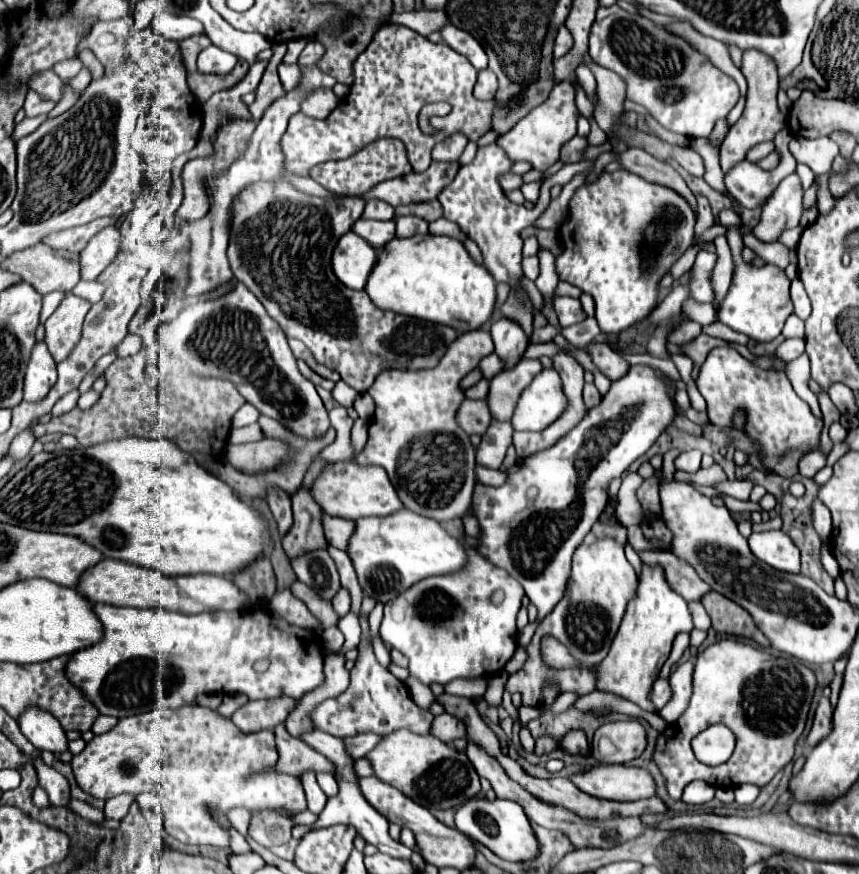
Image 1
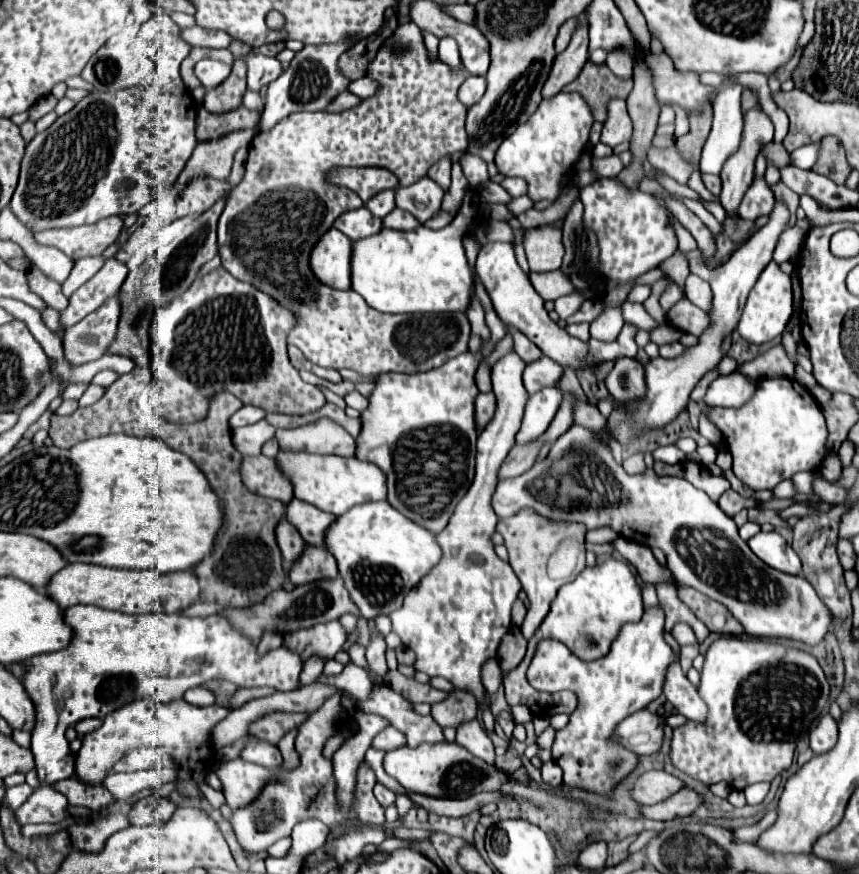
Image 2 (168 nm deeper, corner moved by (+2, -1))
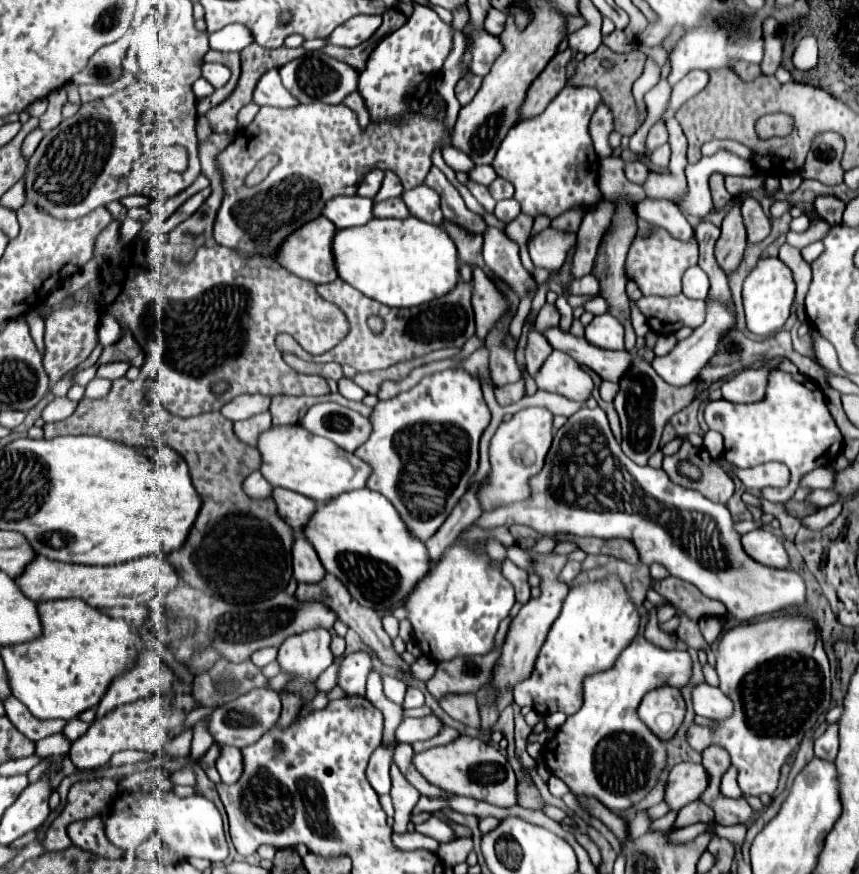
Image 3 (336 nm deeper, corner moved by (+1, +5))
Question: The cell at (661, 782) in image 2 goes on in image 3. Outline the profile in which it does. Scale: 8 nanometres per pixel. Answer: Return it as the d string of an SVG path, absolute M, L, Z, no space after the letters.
M682 762L670 770L666 784L666 802L672 810L680 810L686 804L698 800L708 788L708 772L702 764Z

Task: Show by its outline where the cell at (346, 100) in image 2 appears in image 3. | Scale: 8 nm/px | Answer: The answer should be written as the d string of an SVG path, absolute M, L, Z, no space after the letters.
M352 92L350 96L344 98L344 104L346 104L350 110L356 112L356 116L360 118L360 126L362 126L362 128L368 128L368 124L370 124L370 116L368 116L368 110L366 110L366 106L364 106L362 96L360 96L358 92Z

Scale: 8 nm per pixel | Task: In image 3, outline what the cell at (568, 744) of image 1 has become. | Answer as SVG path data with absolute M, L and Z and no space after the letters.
M636 636L632 640L632 644L620 654L620 658L616 660L616 664L610 670L592 674L584 680L582 708L576 714L568 716L564 722L564 728L560 726L556 730L554 738L548 740L542 748L542 760L544 760L546 768L554 776L564 780L566 786L574 794L594 796L602 804L606 804L608 808L612 808L616 812L624 812L624 810L632 808L658 784L660 774L668 762L668 752L666 752L664 740L660 740L658 736L648 732L646 724L642 724L638 720L638 712L636 712L638 704L644 698L644 694L650 692L652 688L658 688L662 684L682 688L682 686L690 684L690 678L692 678L692 660L690 660L688 652L682 652L682 650L668 652L668 650L662 650L662 648L650 644L644 636Z

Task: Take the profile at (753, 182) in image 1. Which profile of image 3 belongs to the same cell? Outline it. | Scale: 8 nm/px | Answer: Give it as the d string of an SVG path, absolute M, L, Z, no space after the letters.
M748 196L742 204L742 220L748 234L748 244L754 246L754 244L760 244L764 238L768 238L770 220L766 218L760 204L752 196Z

